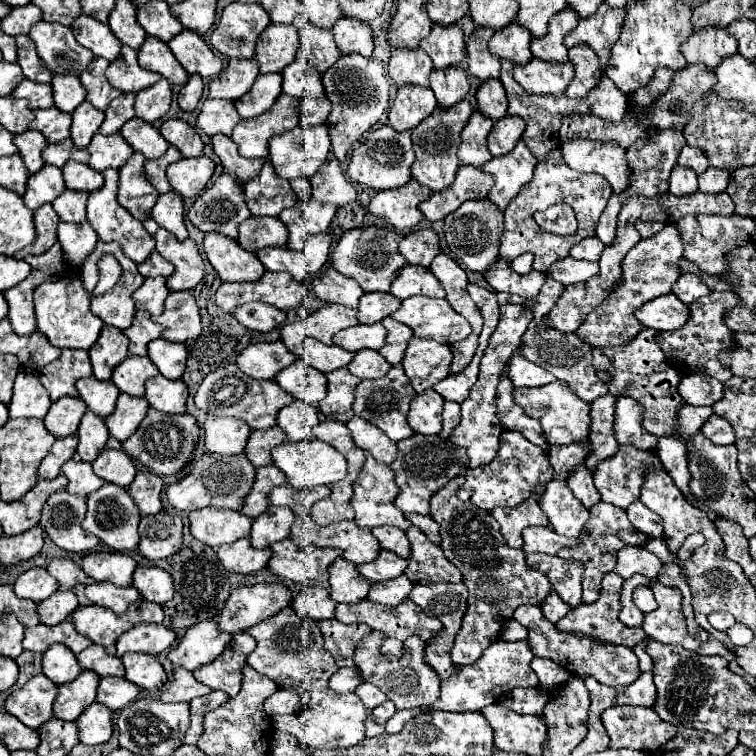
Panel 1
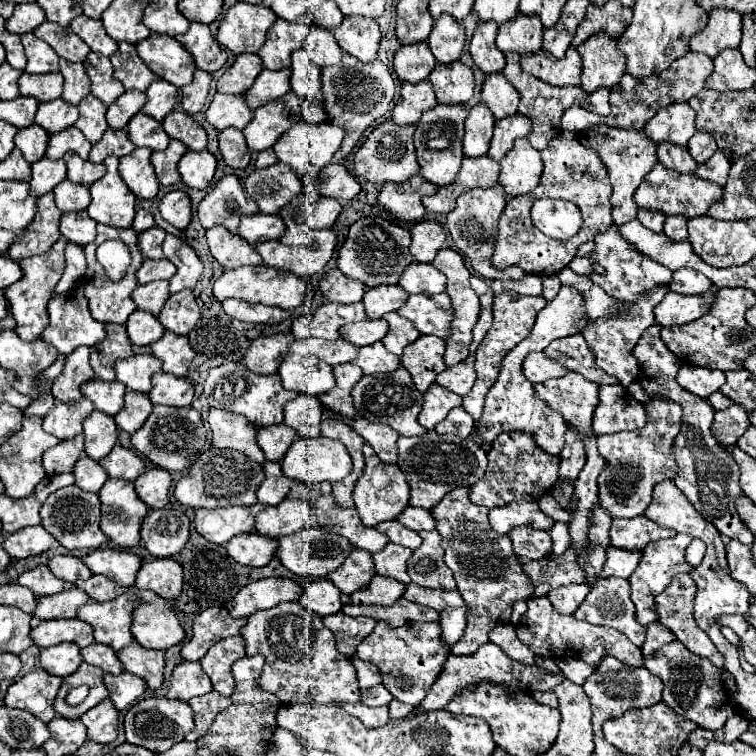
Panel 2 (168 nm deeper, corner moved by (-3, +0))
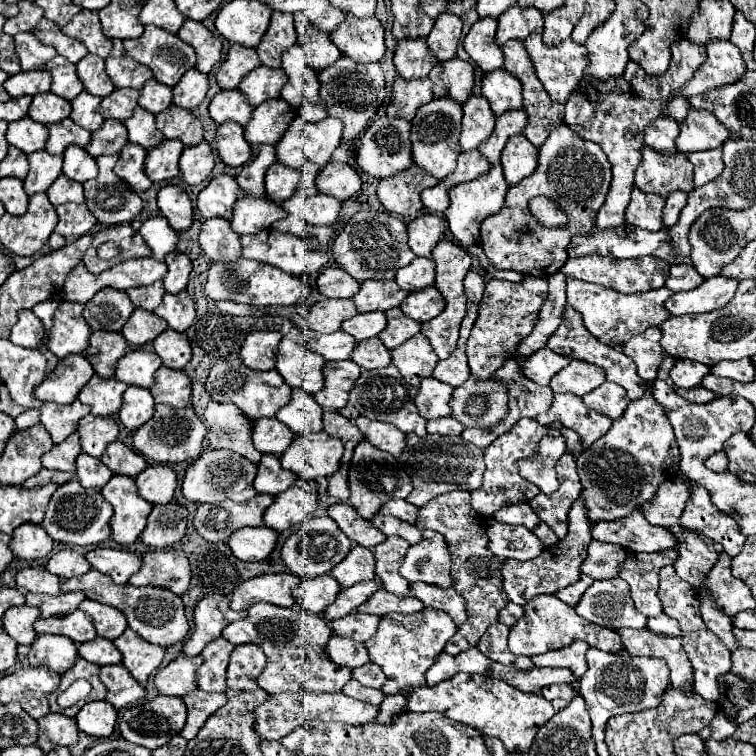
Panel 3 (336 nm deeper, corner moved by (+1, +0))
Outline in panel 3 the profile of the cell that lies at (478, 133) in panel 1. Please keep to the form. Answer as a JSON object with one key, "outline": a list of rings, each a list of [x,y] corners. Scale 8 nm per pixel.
{"outline":[[[471,95],[463,105],[463,119],[461,119],[461,137],[459,145],[463,151],[477,149],[495,127],[495,115],[481,95]]]}

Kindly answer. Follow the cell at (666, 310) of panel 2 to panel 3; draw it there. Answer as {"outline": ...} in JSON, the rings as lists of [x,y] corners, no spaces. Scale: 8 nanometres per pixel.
{"outline":[[[711,277],[705,279],[703,285],[699,285],[693,291],[681,291],[675,293],[667,303],[667,311],[671,315],[687,315],[687,313],[705,313],[723,309],[735,295],[739,281],[733,277]]]}

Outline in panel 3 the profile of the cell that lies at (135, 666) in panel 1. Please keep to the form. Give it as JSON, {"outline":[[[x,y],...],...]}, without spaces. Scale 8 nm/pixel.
{"outline":[[[125,629],[123,635],[119,635],[115,641],[115,647],[123,655],[123,665],[129,669],[129,673],[145,685],[149,675],[157,671],[157,667],[163,661],[165,649],[159,645],[151,645],[145,639],[141,639],[133,629]]]}

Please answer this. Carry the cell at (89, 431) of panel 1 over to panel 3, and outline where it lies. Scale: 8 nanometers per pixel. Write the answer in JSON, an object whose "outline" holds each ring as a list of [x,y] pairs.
{"outline":[[[89,413],[79,421],[77,433],[81,435],[83,453],[91,457],[101,457],[105,453],[105,447],[117,439],[119,429],[113,417],[99,417]]]}

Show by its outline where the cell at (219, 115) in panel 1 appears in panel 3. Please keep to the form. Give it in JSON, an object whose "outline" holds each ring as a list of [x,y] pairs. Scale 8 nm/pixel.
{"outline":[[[221,89],[209,105],[209,115],[217,125],[223,121],[237,121],[239,125],[247,125],[251,113],[253,107],[247,103],[247,97],[239,89],[231,91]]]}

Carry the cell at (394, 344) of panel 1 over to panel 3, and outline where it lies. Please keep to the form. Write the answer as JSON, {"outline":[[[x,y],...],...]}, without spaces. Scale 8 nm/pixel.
{"outline":[[[399,307],[387,311],[387,327],[379,333],[379,339],[387,349],[395,349],[397,345],[405,343],[413,335],[421,331],[421,323],[407,317]]]}

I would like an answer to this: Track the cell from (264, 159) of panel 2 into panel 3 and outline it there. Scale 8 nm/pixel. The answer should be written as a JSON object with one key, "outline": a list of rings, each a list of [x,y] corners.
{"outline":[[[261,145],[257,157],[253,161],[249,161],[247,165],[243,165],[241,173],[237,175],[237,185],[243,189],[243,197],[233,205],[233,219],[231,219],[231,227],[237,235],[253,235],[259,233],[261,229],[271,227],[275,221],[287,217],[287,213],[283,211],[281,205],[267,201],[267,193],[265,193],[265,171],[275,163],[275,147],[273,145]]]}

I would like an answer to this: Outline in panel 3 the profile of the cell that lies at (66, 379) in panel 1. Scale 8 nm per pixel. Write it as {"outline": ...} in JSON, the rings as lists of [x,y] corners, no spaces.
{"outline":[[[67,355],[59,359],[57,367],[45,377],[45,381],[35,387],[35,399],[53,401],[59,405],[67,405],[77,399],[79,391],[93,377],[93,367],[83,355]]]}

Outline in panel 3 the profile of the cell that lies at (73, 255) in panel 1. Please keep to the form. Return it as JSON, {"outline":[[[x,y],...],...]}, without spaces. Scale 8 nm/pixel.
{"outline":[[[85,203],[59,205],[57,215],[59,215],[59,223],[57,223],[55,231],[69,239],[77,239],[77,237],[89,233],[93,229],[93,225],[97,223],[97,219],[89,213]]]}

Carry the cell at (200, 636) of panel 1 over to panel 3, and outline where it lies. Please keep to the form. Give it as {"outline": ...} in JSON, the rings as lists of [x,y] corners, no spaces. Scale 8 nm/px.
{"outline":[[[219,593],[205,595],[195,607],[195,619],[193,619],[195,629],[183,645],[183,655],[187,657],[199,655],[209,641],[221,637],[221,631],[225,625],[245,617],[247,617],[247,611],[239,611],[239,613],[233,611],[225,595],[219,595]]]}

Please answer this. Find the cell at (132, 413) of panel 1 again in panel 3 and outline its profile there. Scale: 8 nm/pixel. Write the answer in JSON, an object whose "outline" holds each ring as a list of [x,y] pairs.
{"outline":[[[129,385],[127,391],[123,393],[123,405],[119,411],[121,423],[129,431],[135,431],[153,417],[153,411],[155,411],[155,401],[151,401],[149,389]]]}

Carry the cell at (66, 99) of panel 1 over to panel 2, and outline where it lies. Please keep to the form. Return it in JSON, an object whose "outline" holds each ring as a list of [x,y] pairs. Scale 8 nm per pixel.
{"outline":[[[61,59],[59,65],[61,65],[61,73],[65,77],[61,99],[71,105],[79,105],[91,93],[85,67],[83,67],[83,63],[69,63],[65,59]]]}

